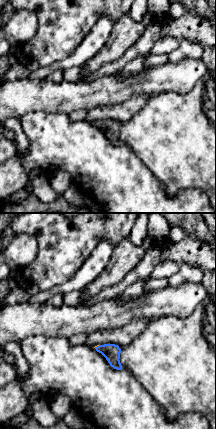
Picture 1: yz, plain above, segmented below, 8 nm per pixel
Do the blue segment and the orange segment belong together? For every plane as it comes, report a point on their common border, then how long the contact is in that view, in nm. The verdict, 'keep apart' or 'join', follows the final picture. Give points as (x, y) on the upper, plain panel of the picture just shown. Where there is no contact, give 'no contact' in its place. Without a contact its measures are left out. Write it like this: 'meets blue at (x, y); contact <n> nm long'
meets blue at (97, 122); contact 50 nm long

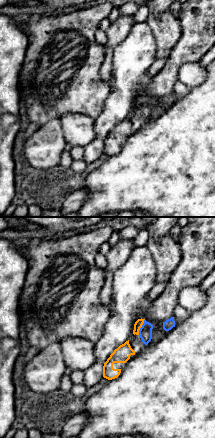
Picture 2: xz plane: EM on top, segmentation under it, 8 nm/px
meets blue at (141, 103); contact 140 nm long

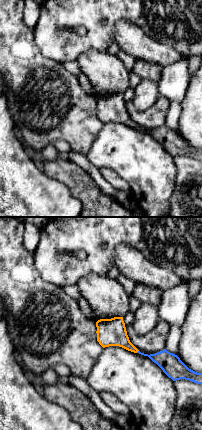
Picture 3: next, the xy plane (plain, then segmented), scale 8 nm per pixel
no contact

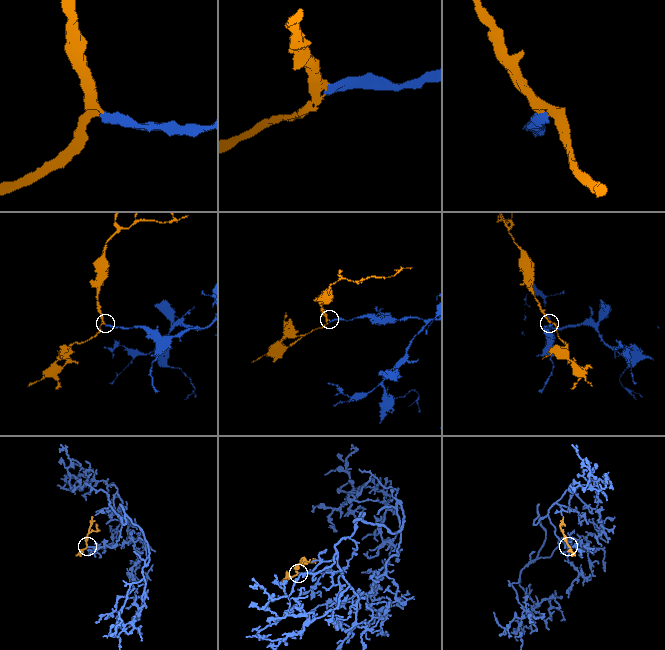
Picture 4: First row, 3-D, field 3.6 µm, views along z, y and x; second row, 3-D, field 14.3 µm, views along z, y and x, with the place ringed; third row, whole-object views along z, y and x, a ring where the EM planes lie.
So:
join

